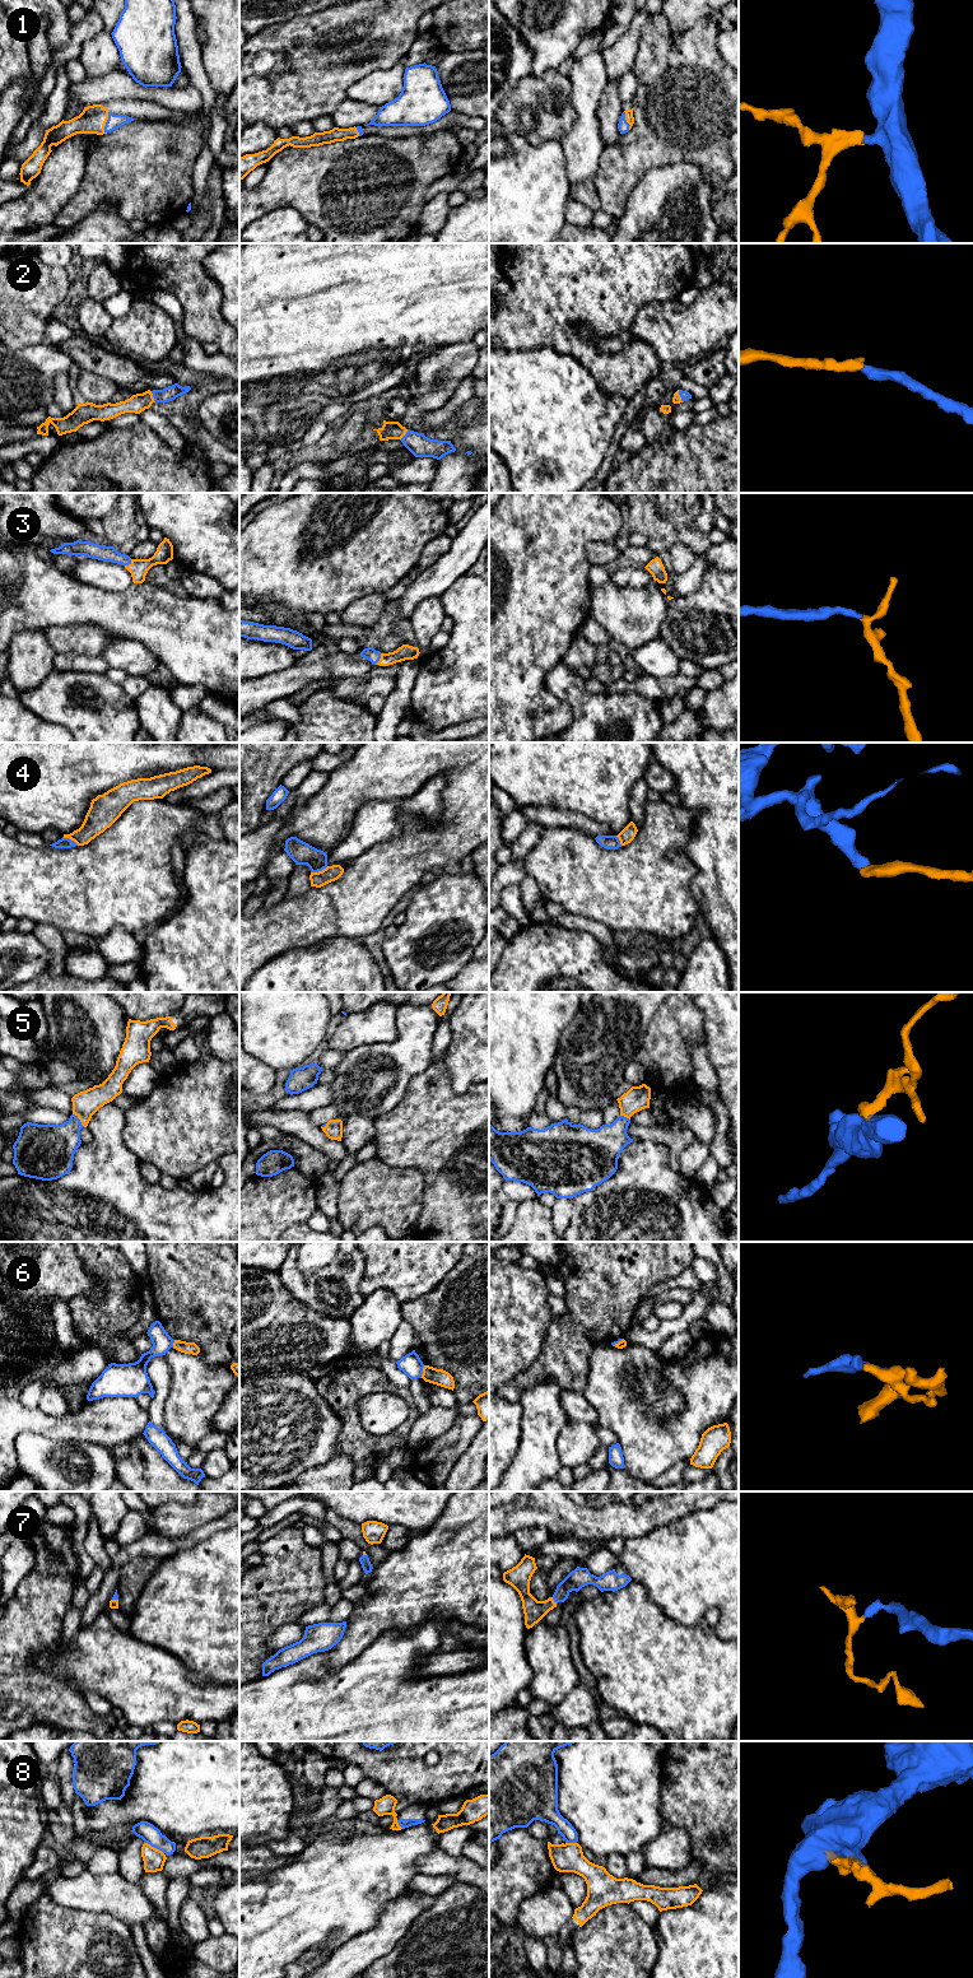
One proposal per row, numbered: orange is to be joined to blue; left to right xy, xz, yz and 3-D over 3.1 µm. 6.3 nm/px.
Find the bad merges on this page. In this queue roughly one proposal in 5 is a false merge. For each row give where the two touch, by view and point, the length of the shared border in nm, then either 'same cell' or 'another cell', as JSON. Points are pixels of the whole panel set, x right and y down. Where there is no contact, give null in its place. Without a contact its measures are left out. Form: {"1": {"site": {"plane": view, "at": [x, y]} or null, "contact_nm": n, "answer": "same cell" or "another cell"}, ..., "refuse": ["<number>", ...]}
{"1": {"site": {"plane": "xy", "at": [106, 122]}, "contact_nm": 140, "answer": "same cell"}, "2": {"site": {"plane": "xy", "at": [153, 396]}, "contact_nm": 80, "answer": "same cell"}, "3": {"site": {"plane": "xz", "at": [380, 657]}, "contact_nm": 80, "answer": "same cell"}, "4": {"site": {"plane": "xz", "at": [319, 870]}, "contact_nm": 120, "answer": "same cell"}, "5": {"site": {"plane": "xy", "at": [79, 1120]}, "contact_nm": 120, "answer": "same cell"}, "6": {"site": {"plane": "xz", "at": [422, 1372]}, "contact_nm": 80, "answer": "another cell"}, "7": {"site": {"plane": "yz", "at": [554, 1600]}, "contact_nm": 50, "answer": "same cell"}, "8": {"site": {"plane": "xy", "at": [154, 1847]}, "contact_nm": 150, "answer": "another cell"}, "refuse": ["6", "8"]}

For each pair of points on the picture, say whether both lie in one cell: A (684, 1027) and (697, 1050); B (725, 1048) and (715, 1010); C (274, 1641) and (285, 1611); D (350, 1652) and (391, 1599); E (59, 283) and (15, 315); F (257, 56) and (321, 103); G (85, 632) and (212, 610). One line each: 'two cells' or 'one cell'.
A: two cells
B: one cell
C: two cells
D: one cell
E: one cell
F: one cell
G: two cells

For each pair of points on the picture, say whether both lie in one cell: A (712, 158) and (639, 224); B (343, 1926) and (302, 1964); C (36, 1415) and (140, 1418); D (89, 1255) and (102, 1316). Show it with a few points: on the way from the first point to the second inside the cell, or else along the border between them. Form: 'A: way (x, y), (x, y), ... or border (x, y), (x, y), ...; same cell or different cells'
A: border (671, 163), (696, 163), (713, 189); different cells
B: border (330, 1951), (308, 1949), (293, 1964); different cells
C: way (61, 1424), (115, 1419); same cell
D: way (105, 1270), (107, 1273), (107, 1301); same cell

